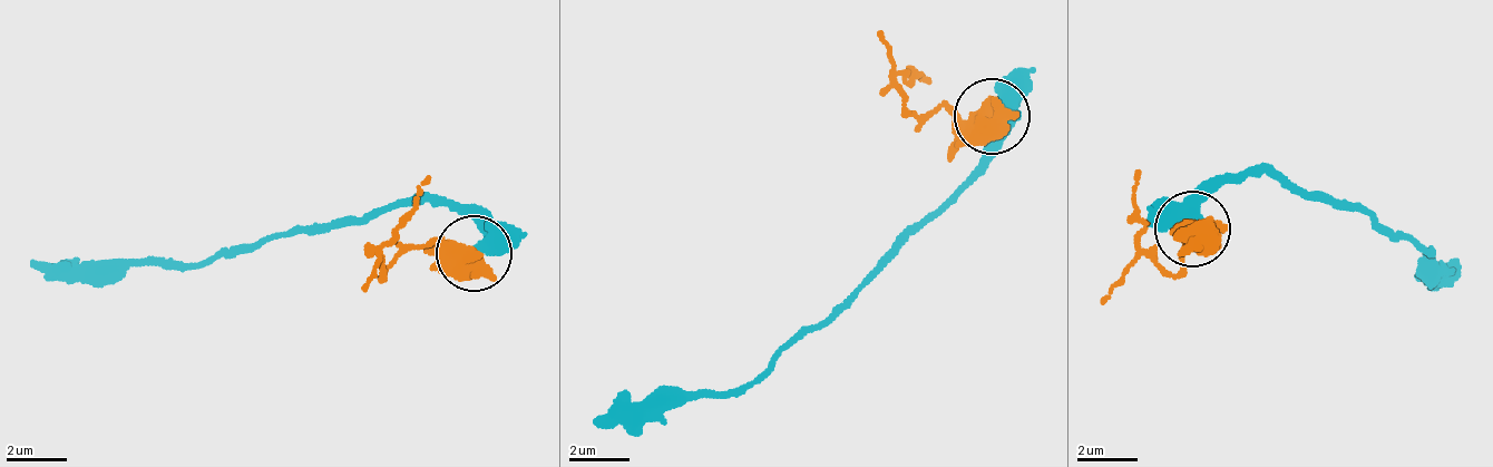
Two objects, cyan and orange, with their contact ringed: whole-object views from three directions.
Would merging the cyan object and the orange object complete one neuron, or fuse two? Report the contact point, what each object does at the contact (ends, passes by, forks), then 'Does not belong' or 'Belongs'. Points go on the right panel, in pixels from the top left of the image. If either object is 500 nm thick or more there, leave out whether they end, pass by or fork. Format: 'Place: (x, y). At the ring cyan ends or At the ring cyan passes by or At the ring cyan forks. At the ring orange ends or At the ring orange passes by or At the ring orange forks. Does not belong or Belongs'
Place: (1192, 229). Does not belong

